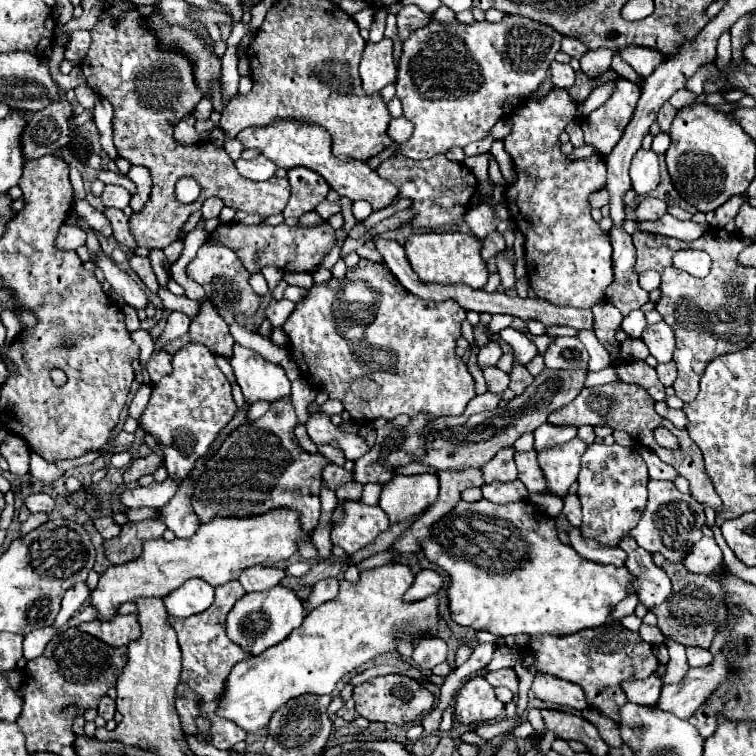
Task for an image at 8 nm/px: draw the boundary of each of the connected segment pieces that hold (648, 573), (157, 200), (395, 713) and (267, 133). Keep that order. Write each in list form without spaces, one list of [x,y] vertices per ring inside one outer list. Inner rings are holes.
[[[630,536],[620,542],[620,548],[628,552],[626,568],[636,576],[636,594],[640,604],[644,604],[648,610],[662,604],[672,590],[666,572],[652,564],[652,556],[644,548],[640,548]]]
[[[136,10],[122,14],[118,20],[110,20],[108,14],[102,14],[100,18],[98,26],[90,32],[92,46],[80,68],[88,86],[108,98],[114,106],[112,126],[118,154],[128,158],[132,164],[146,166],[152,174],[152,192],[148,202],[140,214],[130,216],[130,230],[136,244],[144,248],[166,248],[178,240],[182,224],[192,212],[200,210],[202,202],[210,196],[218,196],[226,206],[246,210],[248,214],[282,214],[290,196],[288,178],[254,182],[240,176],[228,154],[212,142],[182,146],[174,140],[174,124],[188,116],[202,98],[200,92],[196,92],[196,84],[192,84],[192,68],[188,68],[188,60],[184,60],[184,56],[176,56],[176,52],[160,52],[160,48],[156,48],[156,40],[140,28],[140,14]],[[184,176],[194,178],[202,188],[198,200],[192,204],[180,204],[174,194],[176,182]]]
[[[388,674],[382,678],[372,678],[360,686],[354,688],[354,704],[356,712],[364,716],[370,722],[388,722],[396,726],[404,726],[414,722],[418,716],[428,714],[434,706],[434,696],[430,690],[426,690],[420,682],[414,678],[402,676],[402,674]]]
[[[274,120],[268,126],[244,128],[236,138],[244,144],[244,148],[260,150],[260,154],[266,156],[268,160],[272,160],[278,168],[290,170],[296,166],[306,166],[306,168],[314,170],[330,184],[330,188],[334,188],[340,196],[348,196],[352,202],[368,200],[374,210],[382,210],[396,200],[396,188],[392,188],[392,184],[388,184],[388,180],[380,178],[366,162],[334,156],[332,140],[330,140],[328,132],[318,124],[308,124],[302,120]]]

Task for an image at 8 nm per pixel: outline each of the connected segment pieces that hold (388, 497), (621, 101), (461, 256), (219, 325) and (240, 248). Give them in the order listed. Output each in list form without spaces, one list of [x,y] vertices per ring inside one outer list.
[[[396,476],[380,494],[380,508],[388,514],[392,524],[406,522],[420,516],[438,498],[438,476]]]
[[[620,78],[612,98],[582,118],[582,130],[586,144],[596,146],[602,156],[618,144],[626,124],[632,118],[636,102],[640,98],[640,90],[634,82]]]
[[[426,232],[412,234],[406,240],[406,256],[412,270],[420,276],[422,282],[430,284],[466,284],[470,288],[484,288],[488,282],[488,268],[480,258],[482,242],[472,234],[462,232]]]
[[[208,300],[200,302],[198,314],[190,322],[188,336],[190,336],[190,342],[204,344],[206,348],[210,348],[212,354],[224,356],[228,360],[232,358],[234,338],[228,330],[228,324],[224,322],[224,318],[220,318],[218,310]]]
[[[326,220],[318,226],[300,226],[300,224],[244,226],[238,222],[230,222],[230,224],[220,224],[210,234],[210,242],[218,242],[222,246],[234,248],[244,268],[248,268],[252,274],[260,272],[264,266],[276,266],[284,272],[314,272],[322,264],[324,256],[336,246],[336,230]]]

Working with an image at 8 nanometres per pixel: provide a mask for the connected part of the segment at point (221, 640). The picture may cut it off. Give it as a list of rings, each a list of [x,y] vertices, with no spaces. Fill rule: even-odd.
[[[232,580],[216,588],[216,600],[212,608],[208,608],[208,612],[202,612],[190,618],[170,618],[170,624],[178,634],[178,644],[182,650],[182,680],[176,688],[176,710],[178,710],[182,728],[186,730],[186,734],[196,734],[194,718],[196,716],[208,718],[212,724],[208,743],[220,750],[230,750],[234,744],[245,741],[247,737],[247,733],[236,724],[228,722],[225,718],[219,718],[216,714],[216,700],[220,692],[224,690],[224,680],[228,678],[228,672],[232,670],[236,662],[248,658],[248,654],[242,652],[242,648],[234,646],[224,632],[224,624],[226,624],[224,616],[232,610],[236,600],[242,598],[244,594],[246,592],[240,586],[240,582]],[[198,700],[202,700],[204,704],[198,706],[196,704]]]

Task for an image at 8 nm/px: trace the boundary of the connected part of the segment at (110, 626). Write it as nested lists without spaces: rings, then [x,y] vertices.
[[[126,614],[126,616],[116,616],[112,620],[94,620],[94,622],[82,622],[78,626],[82,632],[88,632],[106,644],[118,648],[124,646],[140,636],[140,624],[136,614]]]

